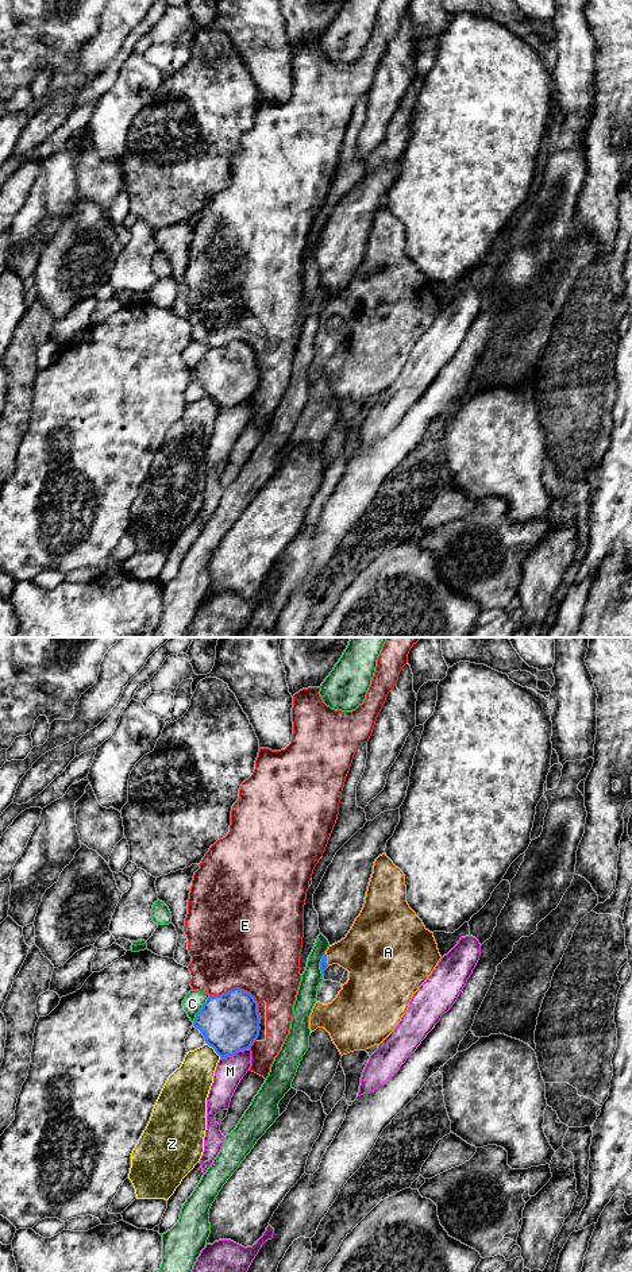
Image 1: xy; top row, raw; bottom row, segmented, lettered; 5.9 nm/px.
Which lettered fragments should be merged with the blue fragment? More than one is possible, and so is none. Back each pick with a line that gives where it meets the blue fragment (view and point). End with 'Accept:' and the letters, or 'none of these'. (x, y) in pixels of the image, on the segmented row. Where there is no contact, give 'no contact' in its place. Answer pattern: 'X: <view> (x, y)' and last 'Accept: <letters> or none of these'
A: xy (326, 960)
Accept: A

